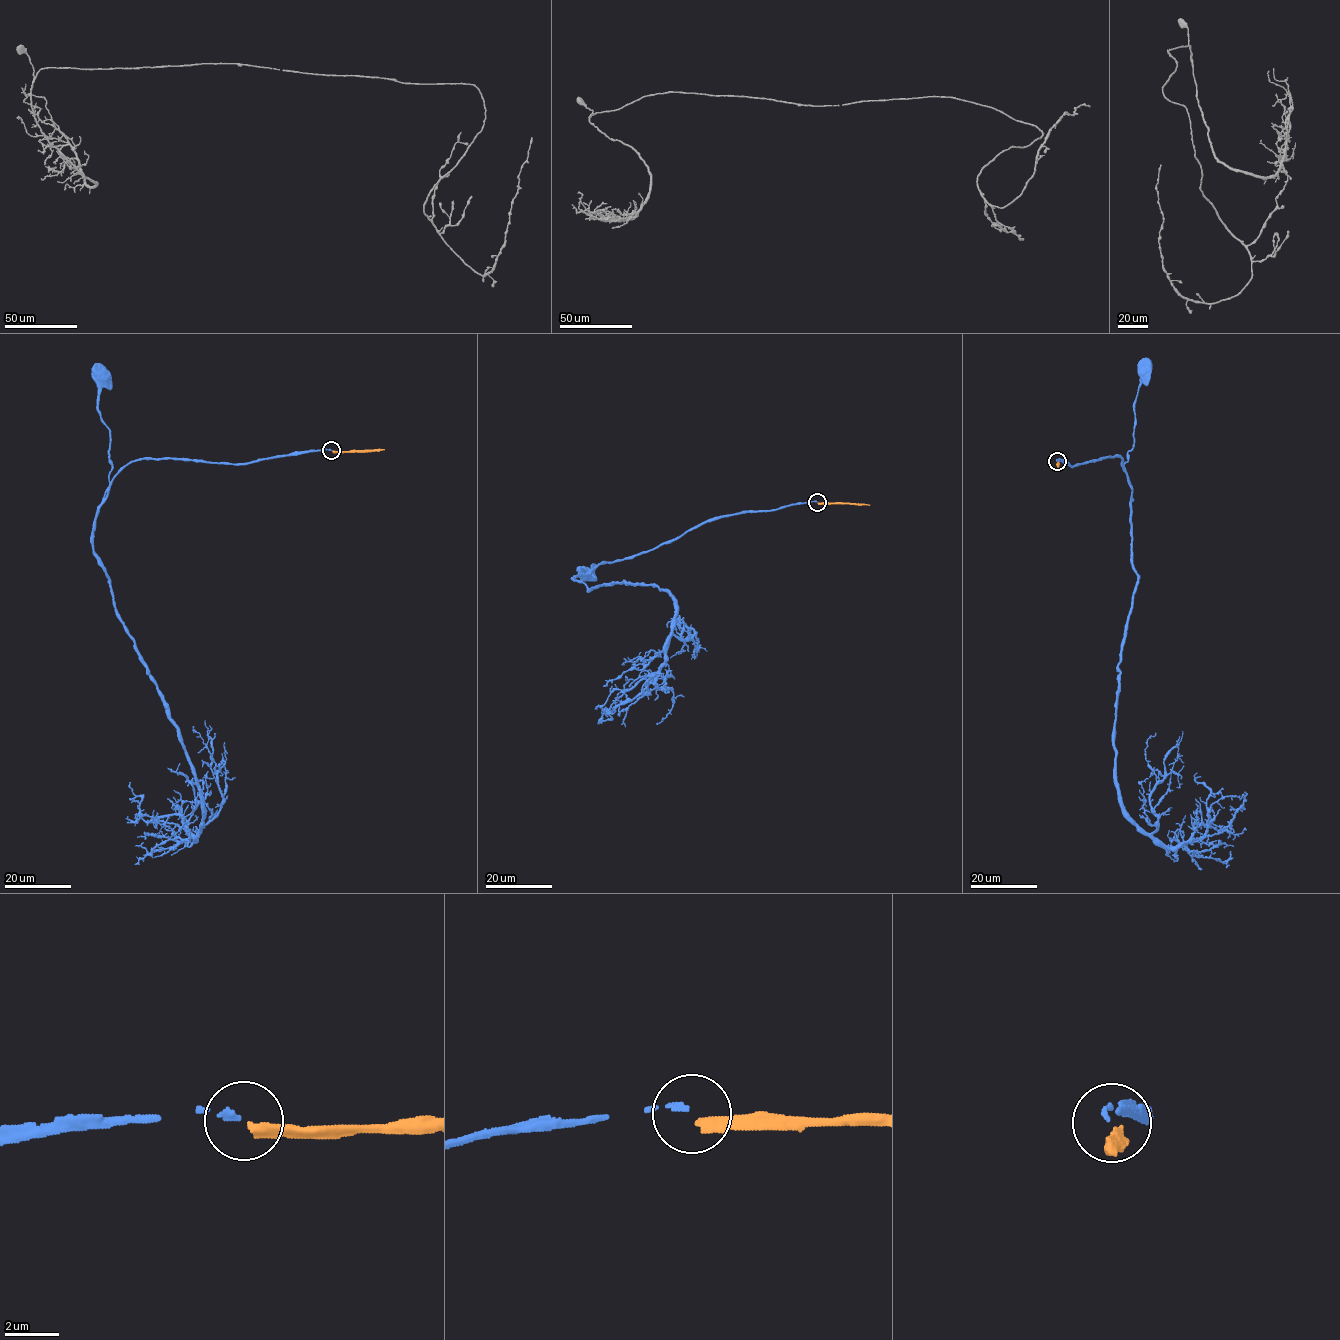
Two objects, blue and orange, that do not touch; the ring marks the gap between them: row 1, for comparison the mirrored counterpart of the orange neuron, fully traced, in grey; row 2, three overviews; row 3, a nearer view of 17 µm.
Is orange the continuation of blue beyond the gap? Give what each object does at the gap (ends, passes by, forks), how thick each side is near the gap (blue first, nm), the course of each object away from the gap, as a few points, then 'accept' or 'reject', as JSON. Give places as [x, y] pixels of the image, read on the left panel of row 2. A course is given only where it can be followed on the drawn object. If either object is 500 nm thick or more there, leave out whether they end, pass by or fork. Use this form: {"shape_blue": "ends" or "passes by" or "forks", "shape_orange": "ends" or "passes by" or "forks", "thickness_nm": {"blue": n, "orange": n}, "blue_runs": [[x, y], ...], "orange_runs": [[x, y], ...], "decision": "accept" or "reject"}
{"shape_blue": "ends", "shape_orange": "ends", "thickness_nm": {"blue": 180, "orange": 340}, "blue_runs": [[331, 450], [309, 451], [232, 464], [142, 458], [129, 462], [110, 481], [109, 429], [98, 408], [99, 375]], "orange_runs": [[332, 451], [384, 449]], "decision": "reject"}

